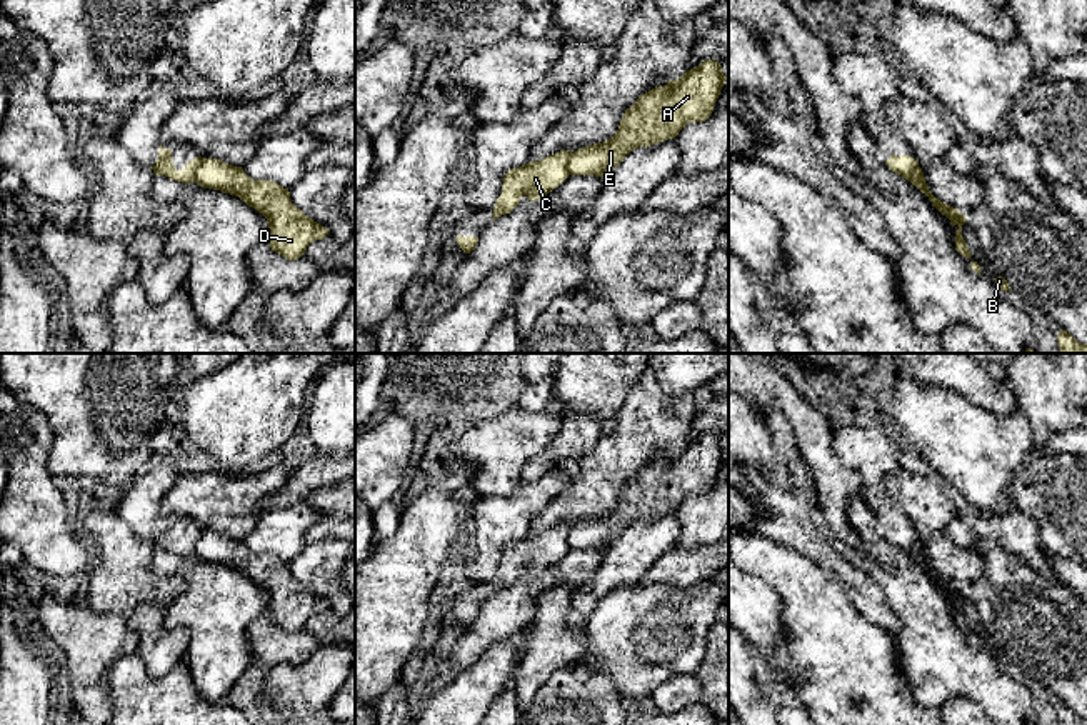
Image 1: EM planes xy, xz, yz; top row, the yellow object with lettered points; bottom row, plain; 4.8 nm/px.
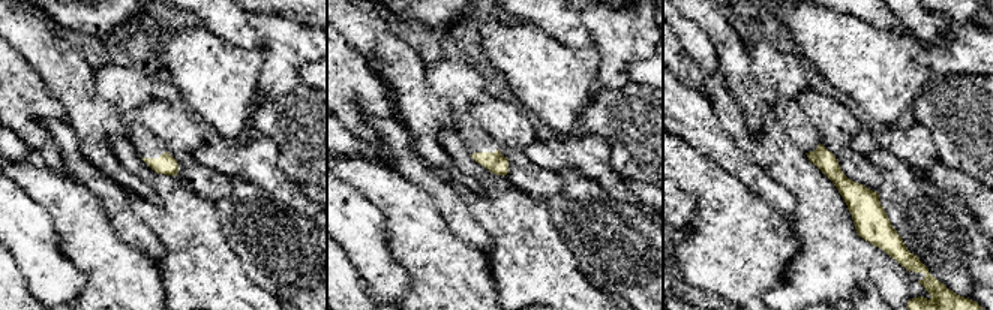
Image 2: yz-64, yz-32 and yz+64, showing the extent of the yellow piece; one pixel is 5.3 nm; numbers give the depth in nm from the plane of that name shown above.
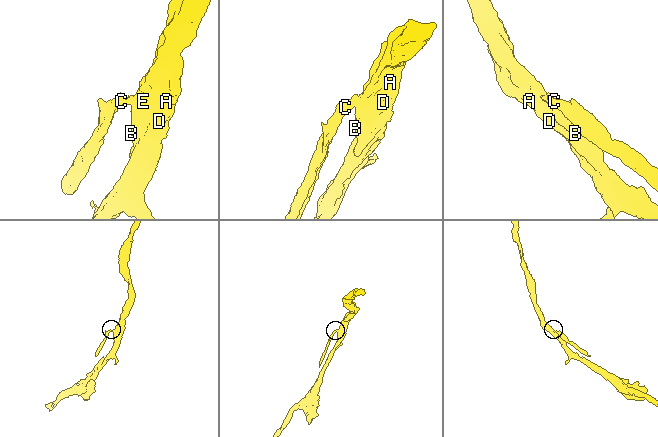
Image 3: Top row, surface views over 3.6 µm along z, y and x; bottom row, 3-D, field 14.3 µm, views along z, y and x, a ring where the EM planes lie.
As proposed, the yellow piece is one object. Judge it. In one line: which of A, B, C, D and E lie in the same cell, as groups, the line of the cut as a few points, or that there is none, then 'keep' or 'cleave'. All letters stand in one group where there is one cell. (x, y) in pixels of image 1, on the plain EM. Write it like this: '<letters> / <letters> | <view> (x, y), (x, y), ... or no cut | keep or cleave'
A B D E / C | xy (204, 532), (192, 554) | cleave

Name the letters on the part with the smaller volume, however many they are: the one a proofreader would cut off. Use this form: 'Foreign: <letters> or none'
Foreign: C

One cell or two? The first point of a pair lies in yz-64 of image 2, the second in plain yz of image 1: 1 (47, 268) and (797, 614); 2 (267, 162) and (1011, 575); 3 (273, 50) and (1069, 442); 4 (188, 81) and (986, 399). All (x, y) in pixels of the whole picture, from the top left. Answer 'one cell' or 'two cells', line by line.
1: two cells
2: two cells
3: two cells
4: two cells

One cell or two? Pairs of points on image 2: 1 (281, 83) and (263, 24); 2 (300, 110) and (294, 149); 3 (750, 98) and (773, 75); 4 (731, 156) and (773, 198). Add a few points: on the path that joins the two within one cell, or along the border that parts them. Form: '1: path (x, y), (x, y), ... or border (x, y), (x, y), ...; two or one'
1: path (281, 68), (281, 42), (278, 39); one
2: path (300, 119), (300, 140); one
3: border (747, 53), (752, 62), (752, 74), (776, 96); two
4: path (741, 166), (764, 187); one

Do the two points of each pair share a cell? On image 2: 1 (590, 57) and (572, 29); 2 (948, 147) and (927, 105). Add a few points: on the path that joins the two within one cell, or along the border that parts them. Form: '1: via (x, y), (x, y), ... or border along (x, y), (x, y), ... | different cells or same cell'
1: border along (551, 35), (572, 47), (593, 45) | different cells
2: via (948, 137), (945, 125), (936, 116) | same cell

